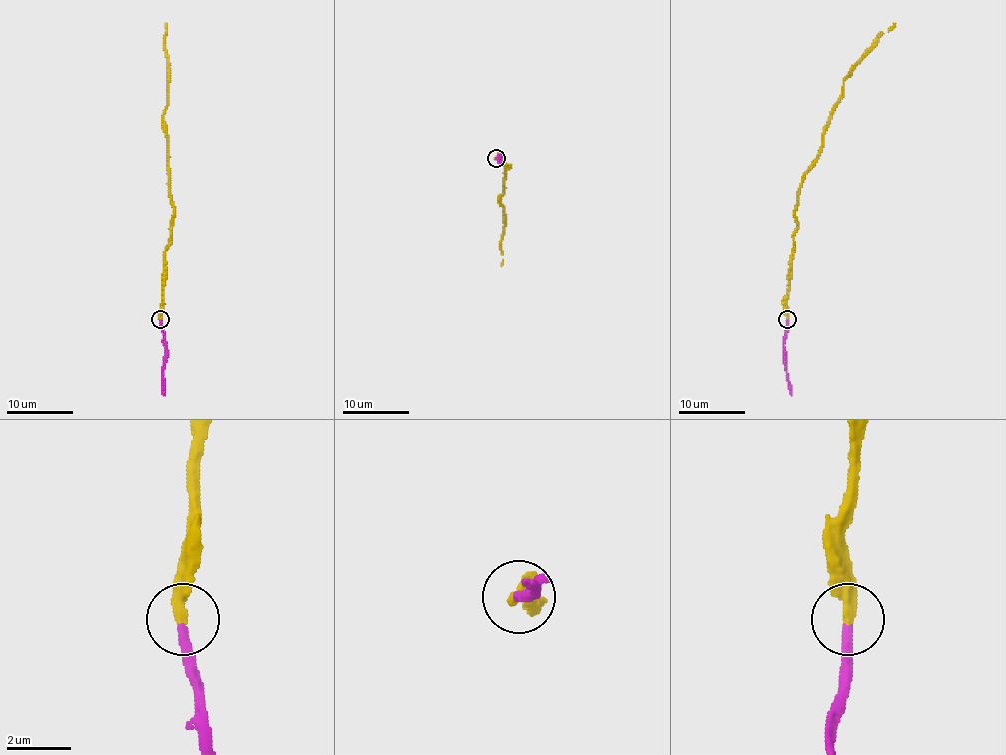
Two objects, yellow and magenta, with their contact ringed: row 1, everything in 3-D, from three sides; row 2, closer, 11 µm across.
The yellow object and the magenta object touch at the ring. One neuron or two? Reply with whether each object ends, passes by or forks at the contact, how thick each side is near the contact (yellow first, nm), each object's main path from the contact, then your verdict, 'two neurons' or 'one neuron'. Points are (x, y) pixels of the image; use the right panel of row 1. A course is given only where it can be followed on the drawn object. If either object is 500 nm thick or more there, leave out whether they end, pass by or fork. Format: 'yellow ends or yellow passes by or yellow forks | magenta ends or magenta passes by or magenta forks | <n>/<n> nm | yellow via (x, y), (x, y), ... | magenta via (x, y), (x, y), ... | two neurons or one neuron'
yellow ends | magenta ends | 360/280 nm | yellow via (786, 318), (790, 255), (801, 177), (821, 145), (821, 133), (841, 95), (843, 78), (895, 23) | magenta via (786, 320), (783, 350), (791, 395) | one neuron

